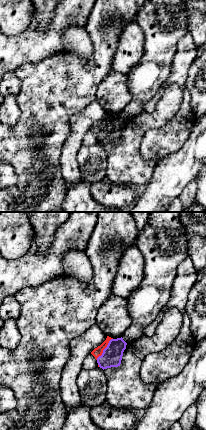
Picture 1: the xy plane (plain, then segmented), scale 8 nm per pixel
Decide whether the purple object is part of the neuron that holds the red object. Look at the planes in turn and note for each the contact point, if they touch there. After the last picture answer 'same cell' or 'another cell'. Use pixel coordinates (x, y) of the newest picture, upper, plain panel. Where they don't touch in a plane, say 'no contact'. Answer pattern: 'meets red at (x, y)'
meets red at (104, 124)

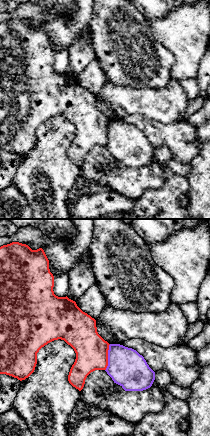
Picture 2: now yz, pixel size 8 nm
meets red at (107, 133)

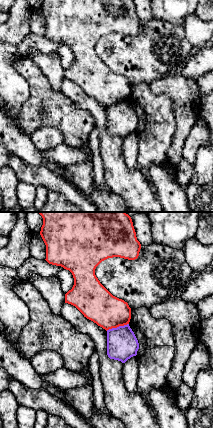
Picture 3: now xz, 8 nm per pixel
meets red at (117, 102)

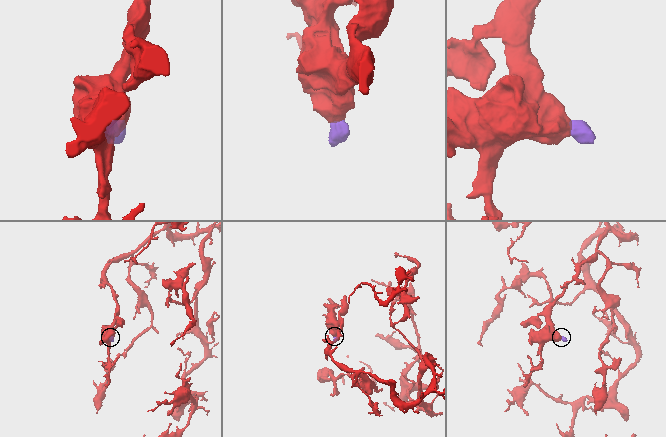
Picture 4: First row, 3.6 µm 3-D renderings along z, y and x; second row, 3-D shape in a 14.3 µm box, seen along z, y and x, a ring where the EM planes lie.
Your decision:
another cell

